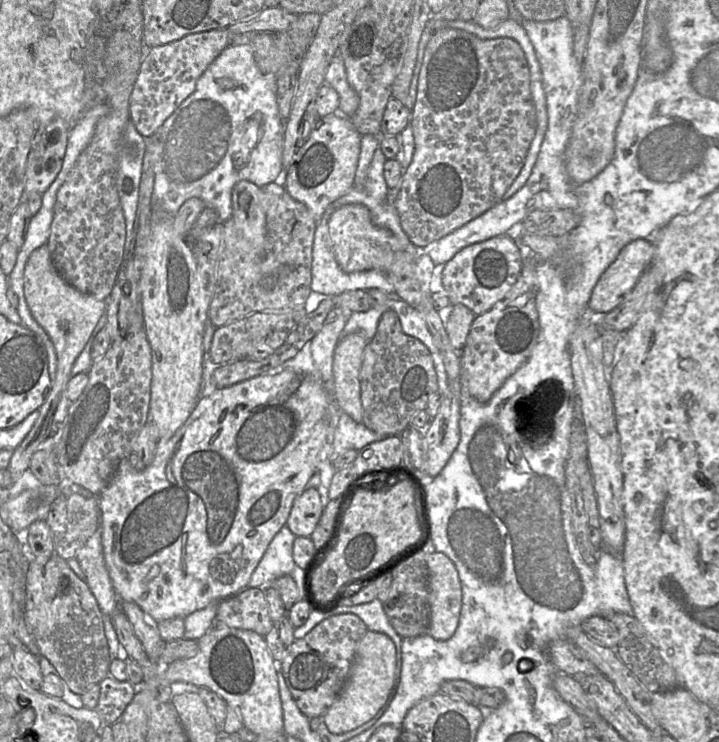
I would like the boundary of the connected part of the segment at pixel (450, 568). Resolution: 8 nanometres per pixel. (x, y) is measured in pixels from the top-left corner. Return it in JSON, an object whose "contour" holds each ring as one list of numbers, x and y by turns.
{"contour":[[443,553,427,554,430,621,427,634,448,640,455,633,462,606,462,589,454,563]]}

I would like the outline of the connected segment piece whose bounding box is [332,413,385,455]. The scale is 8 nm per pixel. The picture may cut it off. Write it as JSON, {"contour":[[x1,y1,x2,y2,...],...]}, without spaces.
{"contour":[[342,413,334,431,333,455,344,454,349,449,359,451,383,438,385,436,370,430,362,423,355,422,346,413]]}

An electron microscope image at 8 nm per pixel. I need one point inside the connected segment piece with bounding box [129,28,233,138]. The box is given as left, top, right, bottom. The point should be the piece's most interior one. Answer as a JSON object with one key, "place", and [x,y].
{"place":[168,73]}

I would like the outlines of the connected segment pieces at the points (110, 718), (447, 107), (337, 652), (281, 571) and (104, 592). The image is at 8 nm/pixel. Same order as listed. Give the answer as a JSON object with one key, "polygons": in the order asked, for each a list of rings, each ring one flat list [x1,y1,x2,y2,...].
{"polygons":[[[111,676,100,683,100,695,96,708,103,725,112,725,122,716,132,701,136,687,127,681,118,681]],[[441,28,430,39,410,122,415,149,394,202,401,228,412,244,424,248,503,200,524,165,536,133,530,83,526,56,519,43,511,38,481,39,463,30]],[[355,614,332,615,285,649,281,673,300,711,309,719,323,716,339,696,351,670,359,642,368,631]],[[286,525,283,526,269,543,263,557,253,571,248,584,239,592,248,588,257,588,282,576,291,575,296,567,293,559,293,543,295,538,296,536,291,530]],[[99,526,77,551,75,558,86,577,86,584,97,600,102,614,112,616,119,598,113,588,105,564,101,536,102,529]]]}

